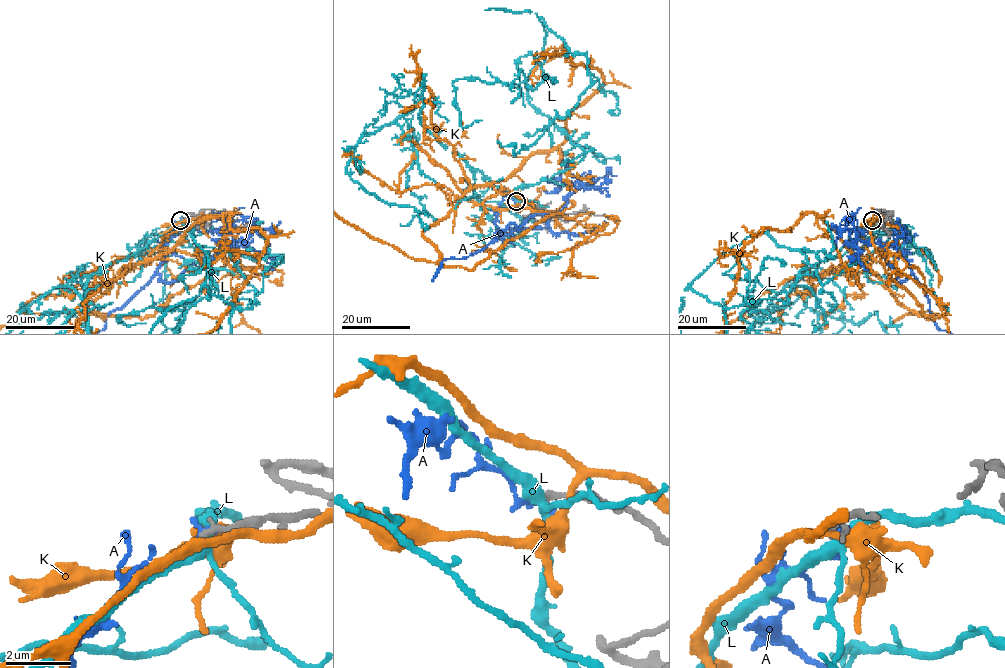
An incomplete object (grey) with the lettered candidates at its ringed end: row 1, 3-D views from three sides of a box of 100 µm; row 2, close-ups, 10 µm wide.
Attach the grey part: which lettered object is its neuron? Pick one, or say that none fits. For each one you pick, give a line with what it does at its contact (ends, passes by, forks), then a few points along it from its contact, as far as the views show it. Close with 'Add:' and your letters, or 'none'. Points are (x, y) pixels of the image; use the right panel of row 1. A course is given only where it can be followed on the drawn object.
Add: none

